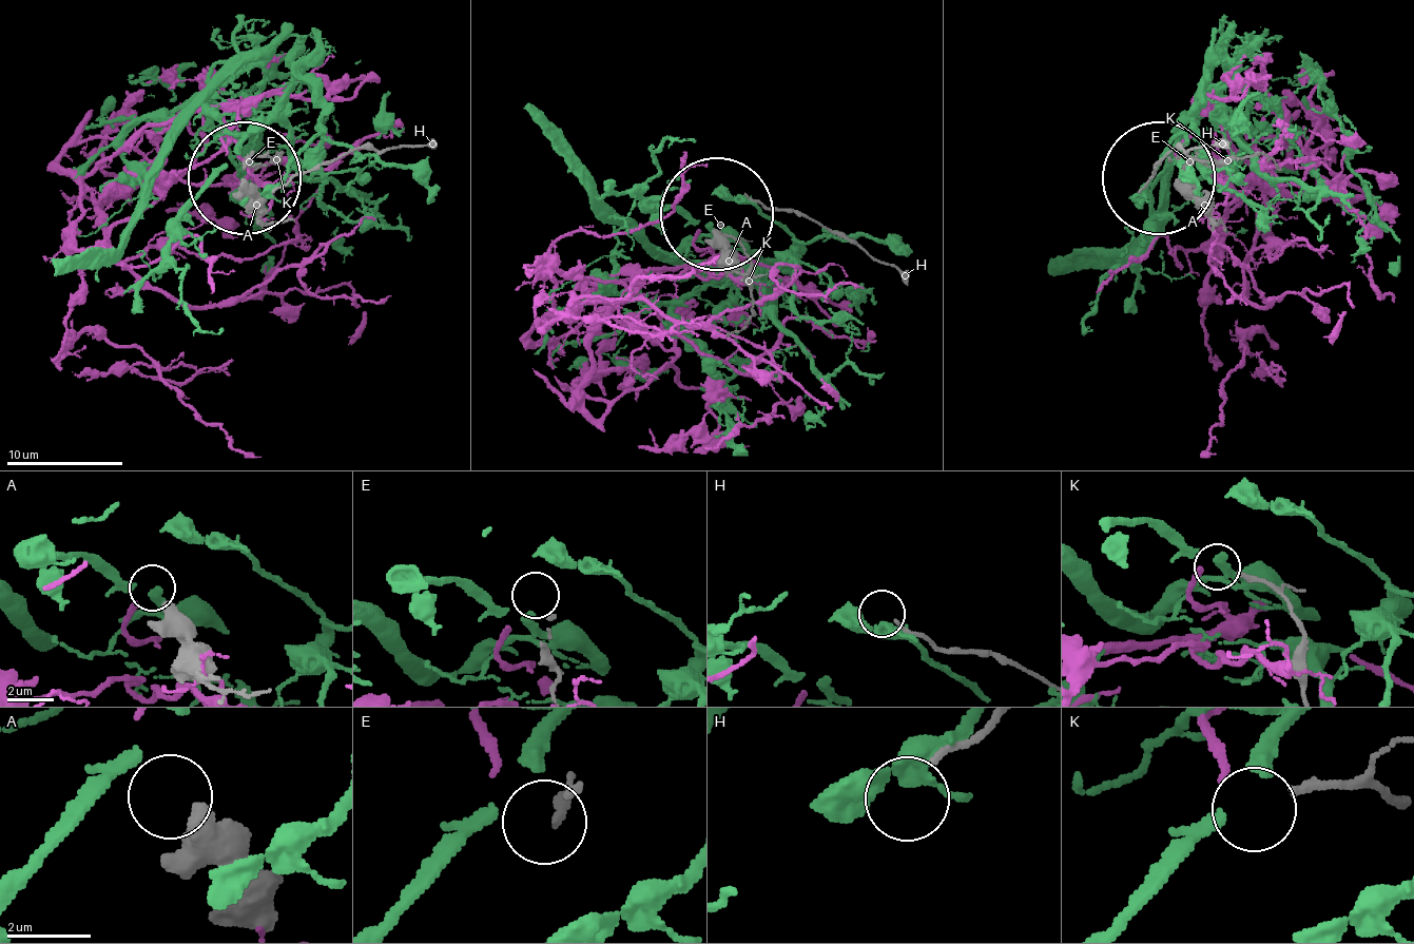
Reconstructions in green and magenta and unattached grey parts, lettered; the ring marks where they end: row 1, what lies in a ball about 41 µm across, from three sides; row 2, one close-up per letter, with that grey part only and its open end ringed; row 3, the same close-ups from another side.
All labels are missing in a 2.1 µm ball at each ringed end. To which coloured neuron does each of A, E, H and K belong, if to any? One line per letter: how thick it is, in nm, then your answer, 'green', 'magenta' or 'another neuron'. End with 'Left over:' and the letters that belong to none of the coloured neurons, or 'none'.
A: 500 nm | green
E: 150 nm | another neuron
H: 140 nm | another neuron
K: 220 nm | magenta
Left over: E, H

